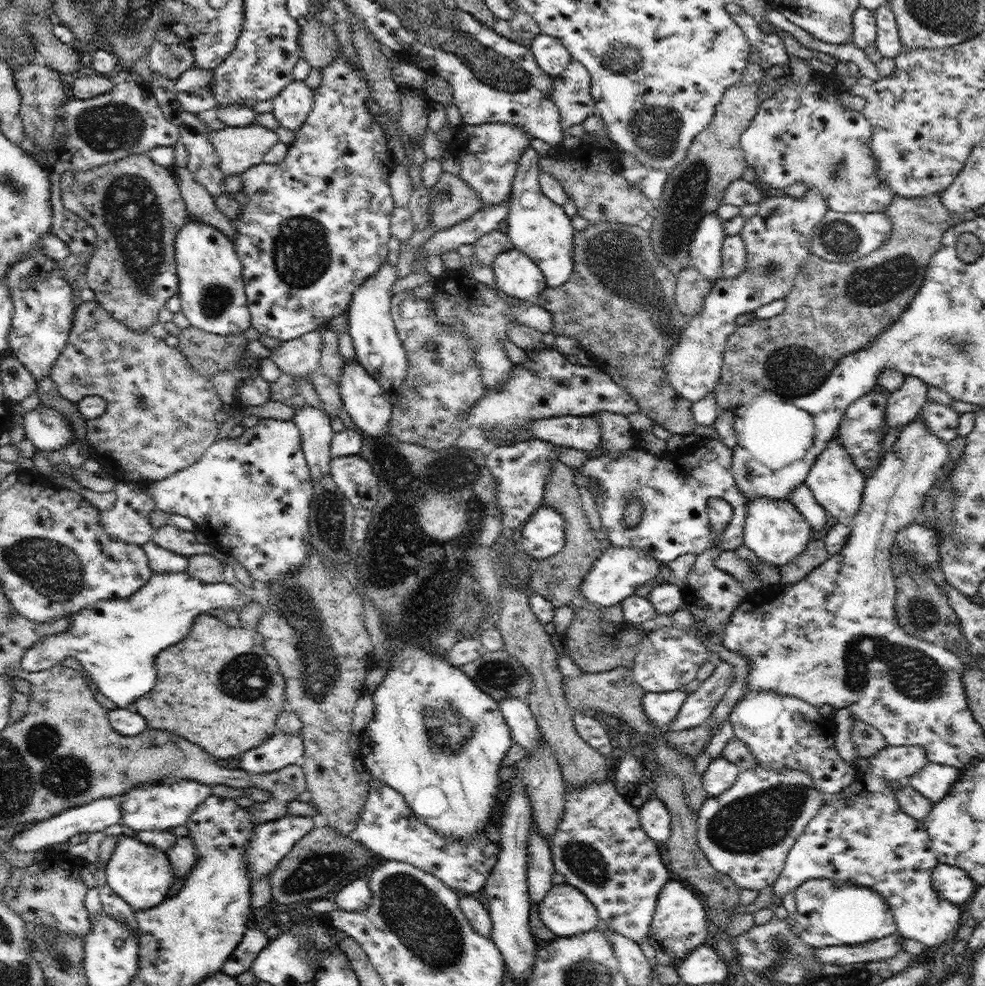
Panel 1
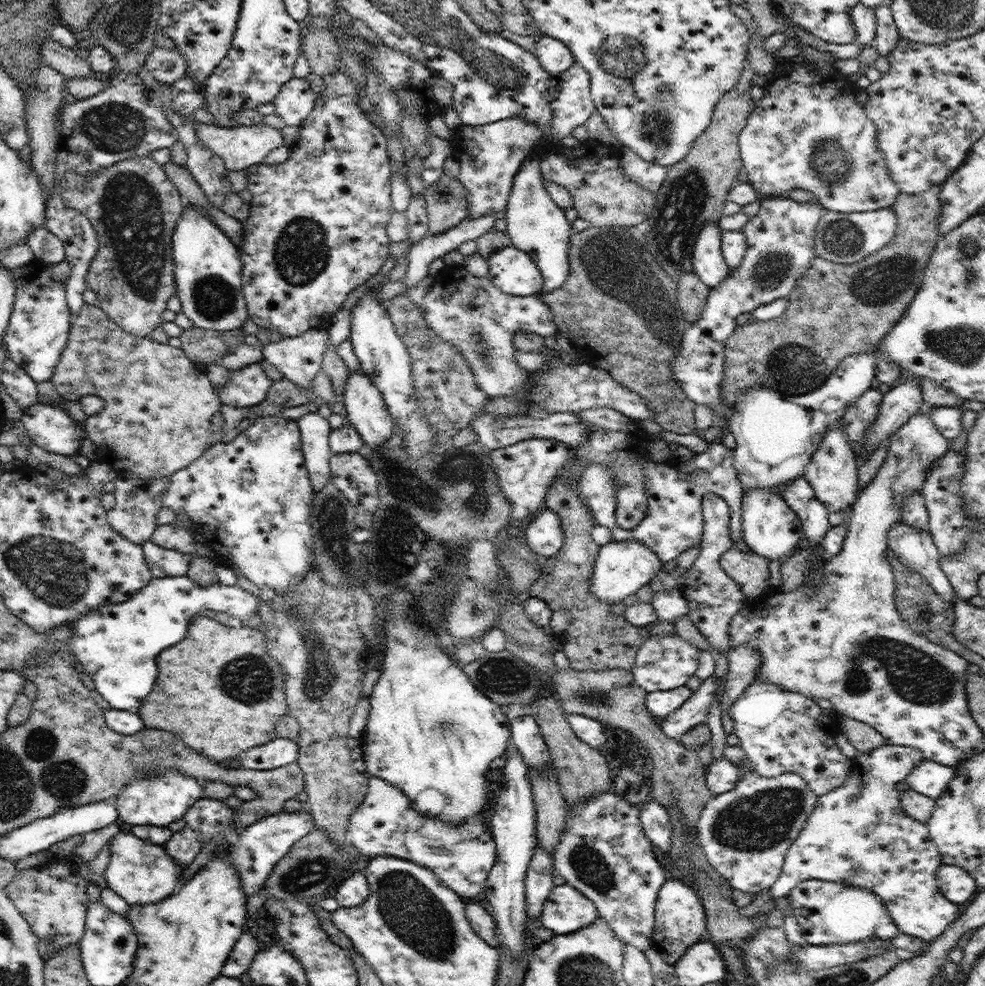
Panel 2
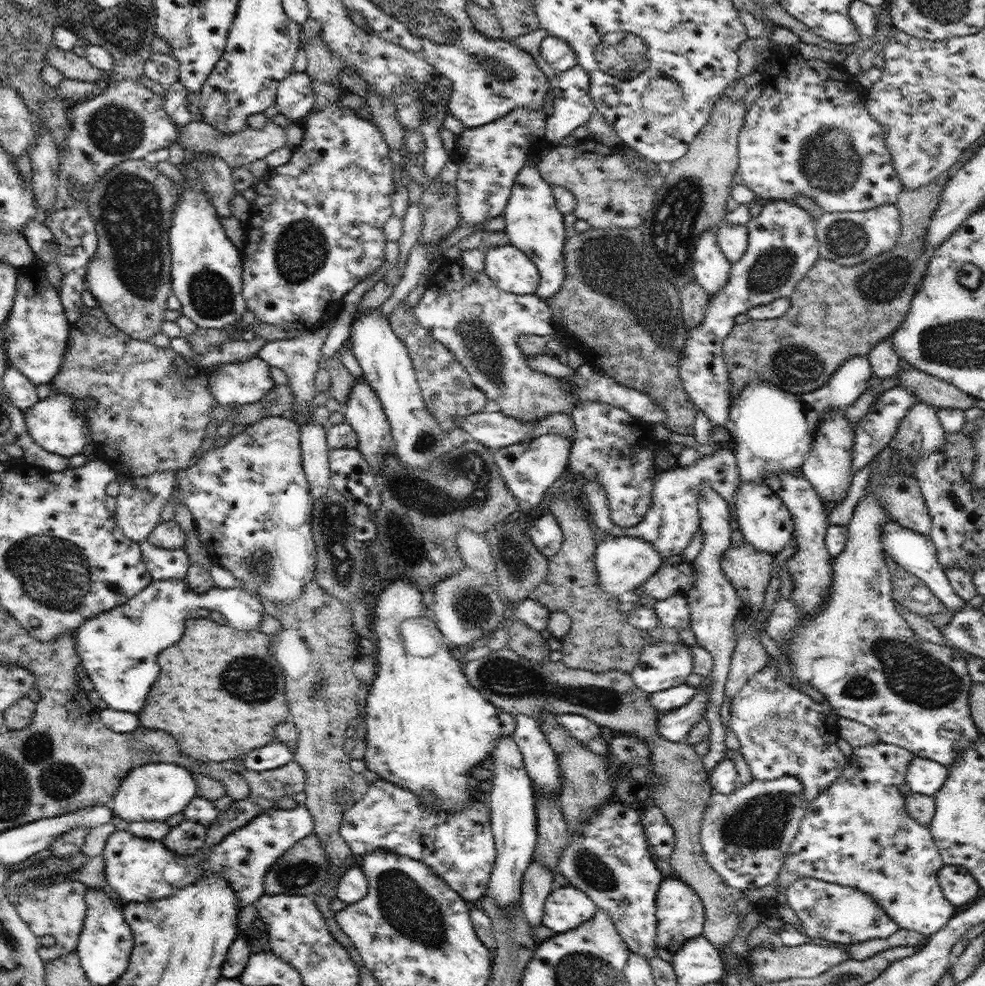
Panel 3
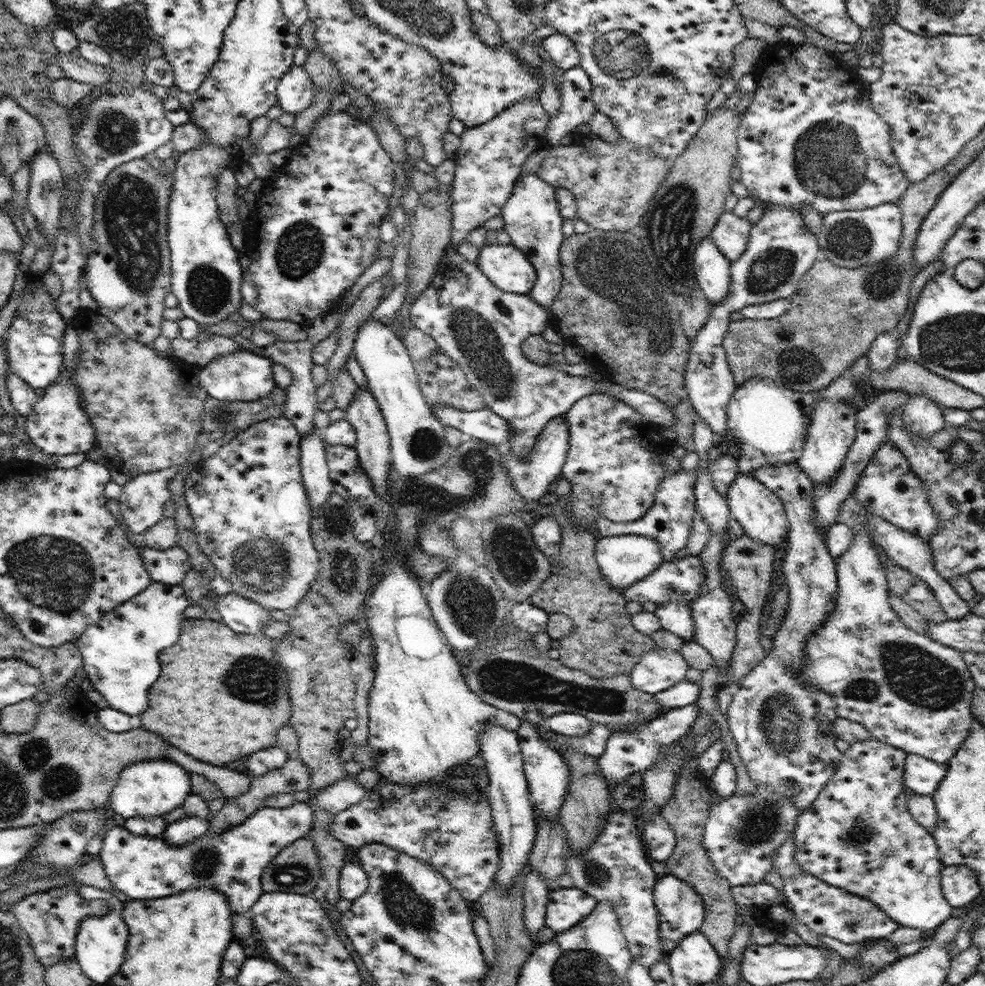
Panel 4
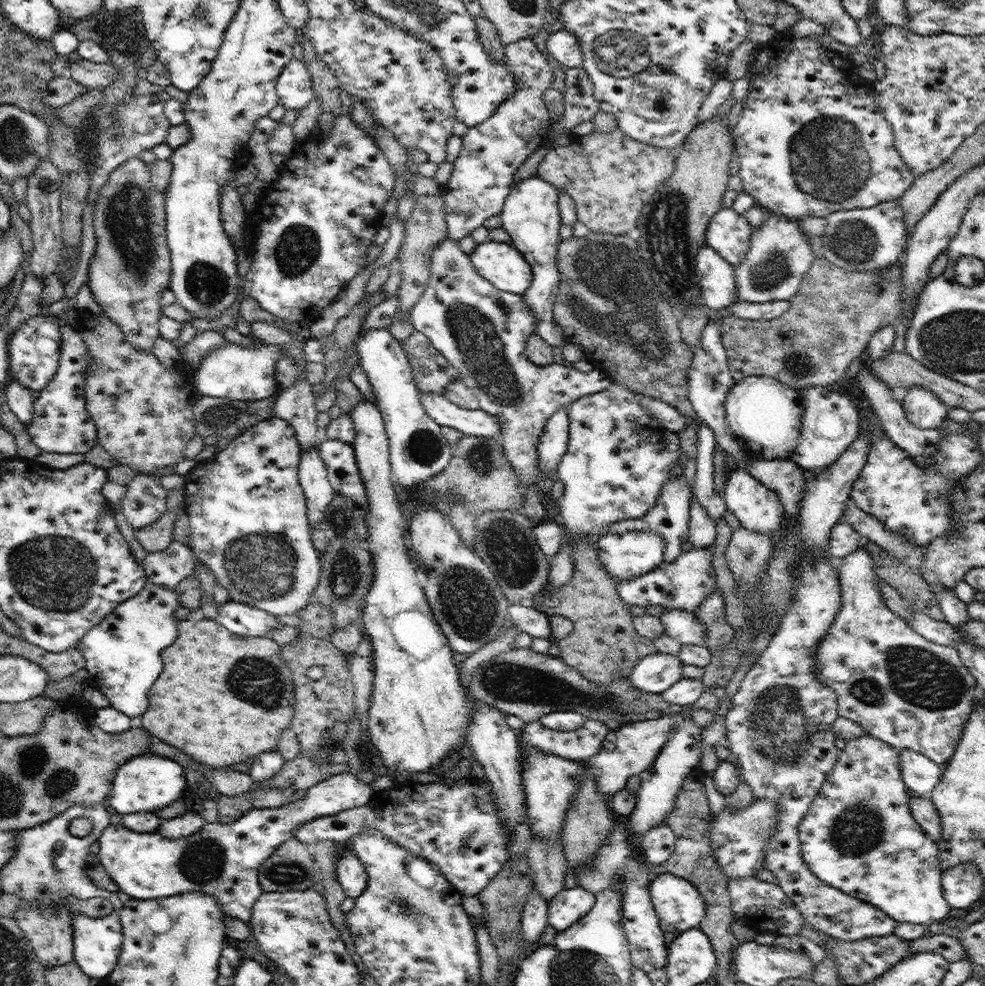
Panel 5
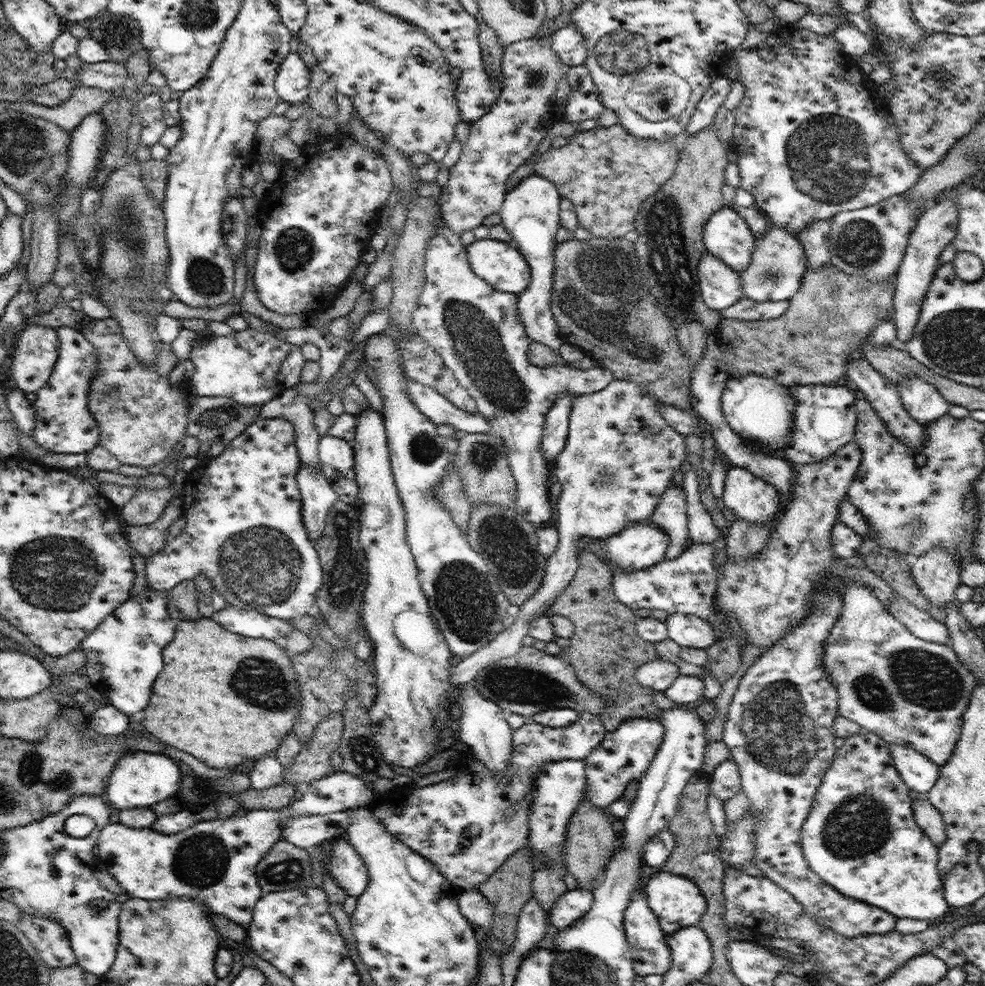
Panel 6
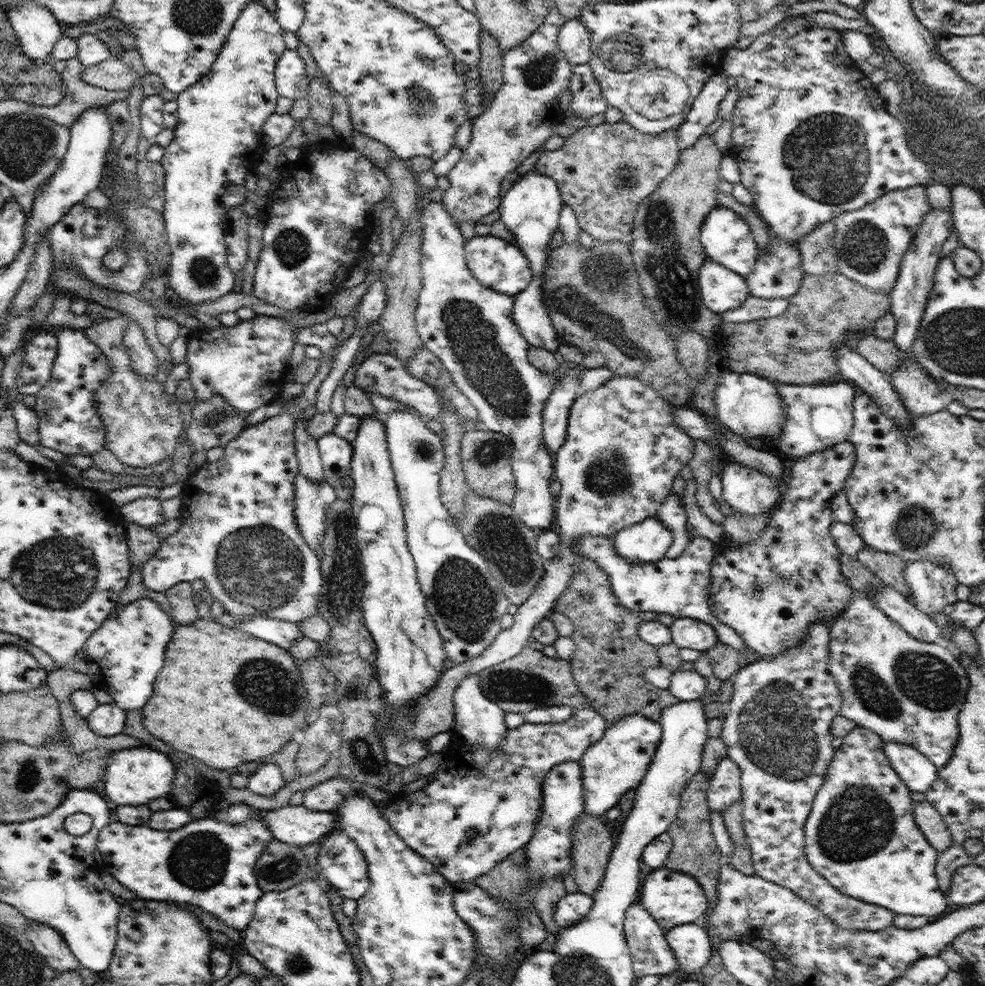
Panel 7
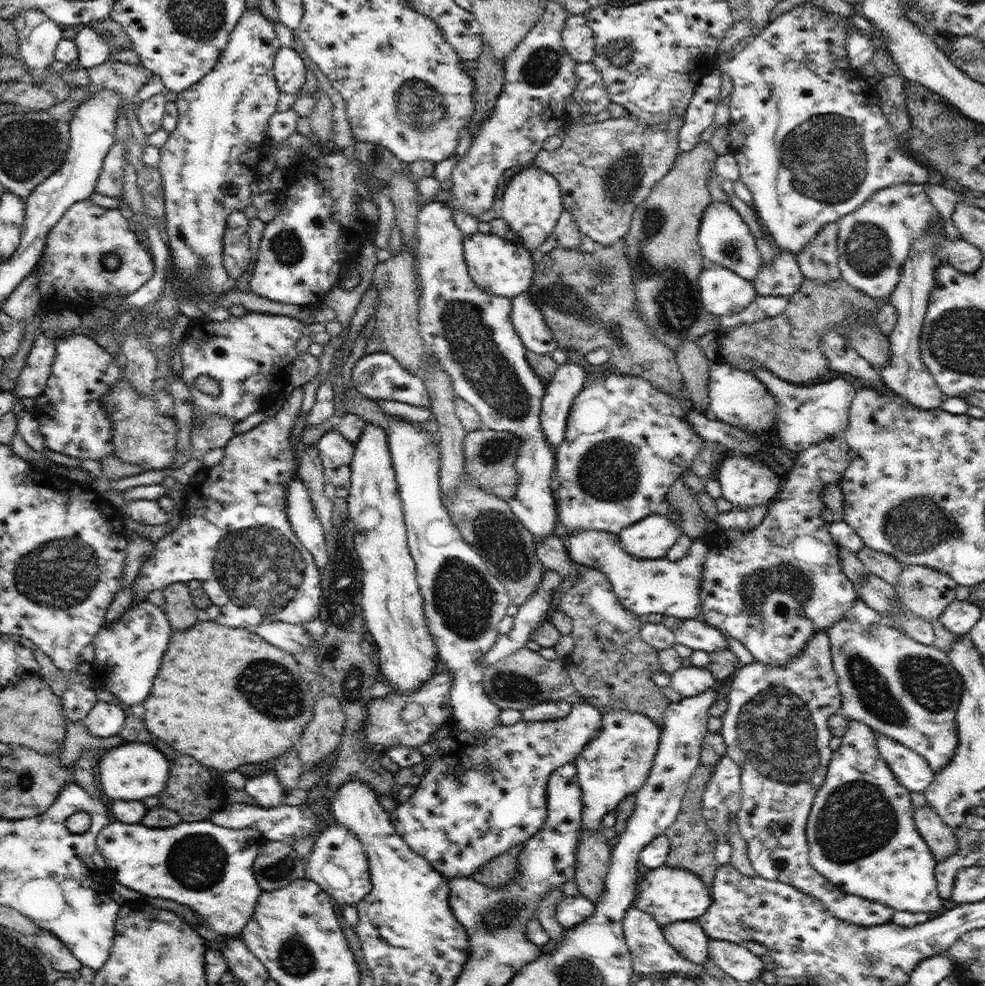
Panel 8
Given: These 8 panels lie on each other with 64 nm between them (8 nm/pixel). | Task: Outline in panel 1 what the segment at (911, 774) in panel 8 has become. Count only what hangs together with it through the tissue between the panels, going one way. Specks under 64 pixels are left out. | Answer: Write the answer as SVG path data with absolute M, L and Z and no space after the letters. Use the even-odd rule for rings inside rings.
M929 762L922 770L908 778L909 785L925 796L932 805L945 798L960 776L960 769L950 765Z

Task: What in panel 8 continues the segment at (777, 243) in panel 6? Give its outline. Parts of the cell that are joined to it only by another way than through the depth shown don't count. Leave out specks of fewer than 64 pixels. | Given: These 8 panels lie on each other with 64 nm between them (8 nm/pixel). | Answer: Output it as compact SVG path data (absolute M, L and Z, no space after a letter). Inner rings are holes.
M776 250L772 263L762 263L757 277L751 281L760 296L782 296L789 299L804 280L797 256Z

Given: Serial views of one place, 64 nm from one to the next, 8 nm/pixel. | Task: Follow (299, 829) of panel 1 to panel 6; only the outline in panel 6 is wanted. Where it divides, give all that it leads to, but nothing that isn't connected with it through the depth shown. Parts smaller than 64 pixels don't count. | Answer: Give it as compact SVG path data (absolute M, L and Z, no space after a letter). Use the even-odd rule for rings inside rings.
M342 771L305 786L302 793L301 800L276 812L252 810L242 816L217 818L209 821L201 820L194 826L174 835L164 835L153 828L134 828L120 822L107 824L101 829L96 844L100 853L99 863L112 873L119 885L132 897L143 898L145 901L161 901L174 897L198 899L203 902L202 904L206 908L210 908L212 913L222 914L228 920L248 928L253 920L255 905L264 895L258 884L256 865L268 854L268 851L272 851L272 846L281 840L282 821L288 817L294 817L294 815L326 815L350 811L350 809L373 803L373 792L366 788L366 784L360 778Z

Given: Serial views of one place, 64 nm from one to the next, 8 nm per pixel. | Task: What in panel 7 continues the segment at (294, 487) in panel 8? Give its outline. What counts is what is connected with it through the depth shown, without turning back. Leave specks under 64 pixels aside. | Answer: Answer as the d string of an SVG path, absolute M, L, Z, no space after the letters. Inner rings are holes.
M298 473L295 478L295 517L304 537L320 560L323 557L322 541L325 535L327 508L337 499L335 488L325 479L315 483Z

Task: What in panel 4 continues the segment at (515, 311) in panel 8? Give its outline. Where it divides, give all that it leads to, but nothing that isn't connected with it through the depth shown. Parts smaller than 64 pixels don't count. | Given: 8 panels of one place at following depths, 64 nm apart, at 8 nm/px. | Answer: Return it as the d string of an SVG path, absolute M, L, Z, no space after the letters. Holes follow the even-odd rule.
M537 173L520 175L501 215L505 224L504 229L510 235L511 244L526 254L537 272L536 282L528 295L532 298L532 302L548 312L548 327L542 331L541 336L544 336L548 343L564 345L564 337L552 321L552 304L561 290L563 281L559 252L565 239L564 218L558 208L555 190L554 186L542 180Z

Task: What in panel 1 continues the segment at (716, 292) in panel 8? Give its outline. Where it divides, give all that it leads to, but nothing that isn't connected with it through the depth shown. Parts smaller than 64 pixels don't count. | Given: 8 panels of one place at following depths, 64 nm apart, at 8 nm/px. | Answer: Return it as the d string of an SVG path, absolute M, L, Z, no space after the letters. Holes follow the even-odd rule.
M717 213L705 215L694 231L689 244L689 264L708 280L716 281L722 270L723 240L726 238L723 222Z

